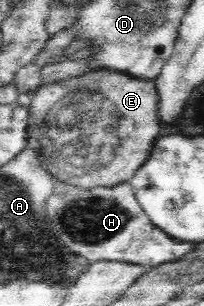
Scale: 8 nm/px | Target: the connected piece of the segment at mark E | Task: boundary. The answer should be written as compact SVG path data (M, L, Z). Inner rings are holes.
M97 70L69 80L42 85L36 89L28 108L28 148L35 150L43 169L49 171L55 180L75 186L111 186L123 181L129 182L149 158L155 142L163 132L158 116L156 82L114 71Z

